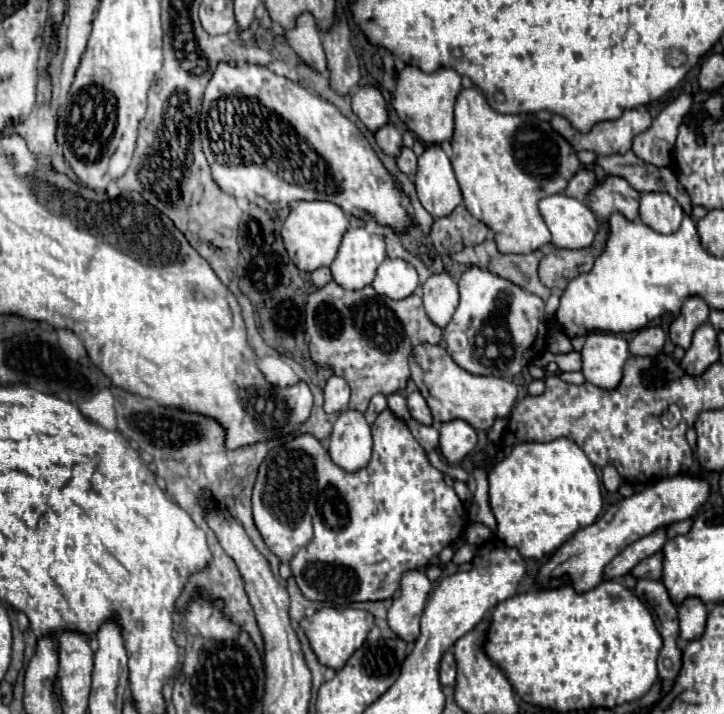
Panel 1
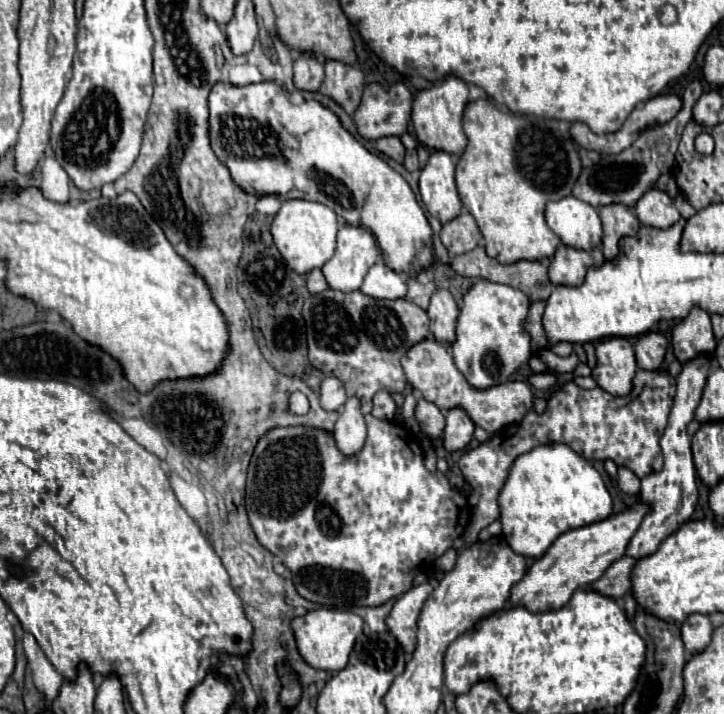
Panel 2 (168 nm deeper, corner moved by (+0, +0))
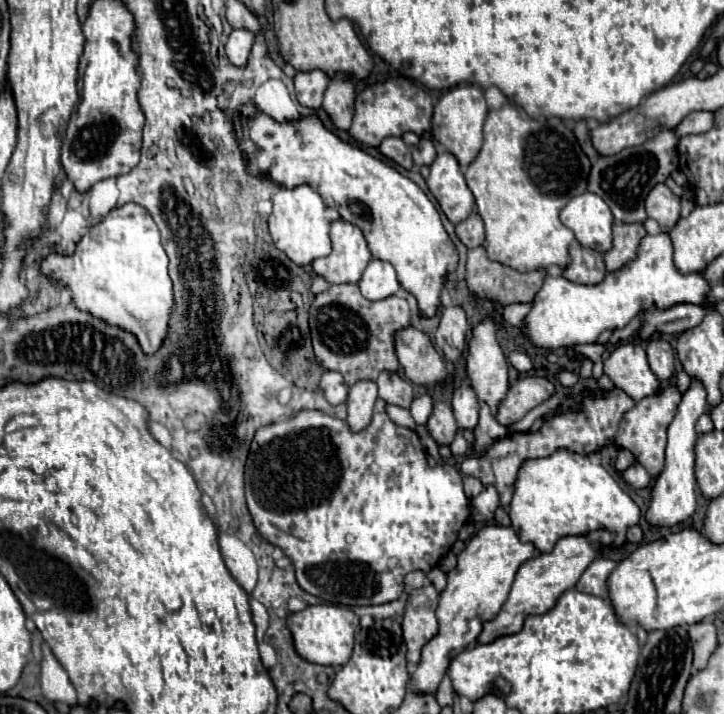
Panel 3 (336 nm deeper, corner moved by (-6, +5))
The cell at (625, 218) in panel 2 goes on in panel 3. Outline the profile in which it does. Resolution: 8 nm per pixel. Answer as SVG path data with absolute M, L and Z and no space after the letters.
M614 223L614 247L604 255L608 273L622 269L626 263L636 259L640 241L646 237L644 225L622 225Z

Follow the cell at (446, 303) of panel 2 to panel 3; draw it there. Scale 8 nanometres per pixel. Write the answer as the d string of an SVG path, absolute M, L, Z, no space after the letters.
M460 307L444 309L436 331L436 345L442 349L446 361L456 363L462 357L466 349L466 337L468 337L468 323L464 311Z

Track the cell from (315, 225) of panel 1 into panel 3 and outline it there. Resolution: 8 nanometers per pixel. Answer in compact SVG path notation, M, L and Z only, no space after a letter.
M298 185L292 189L280 187L272 197L272 213L268 217L268 229L276 249L288 255L296 265L310 265L318 257L326 257L330 253L330 221L324 217L326 205L322 197L308 185Z

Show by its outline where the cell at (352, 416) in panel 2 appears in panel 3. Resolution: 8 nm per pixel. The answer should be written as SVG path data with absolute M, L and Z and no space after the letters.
M356 381L350 387L346 405L348 405L348 425L354 431L362 431L370 419L372 419L372 409L378 399L378 389L374 381Z

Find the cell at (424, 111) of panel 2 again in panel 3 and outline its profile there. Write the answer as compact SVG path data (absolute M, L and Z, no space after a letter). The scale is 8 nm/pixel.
M458 85L446 91L436 107L434 107L434 117L432 117L432 133L438 143L442 143L460 163L460 167L468 167L474 157L478 155L482 147L482 125L486 121L488 107L484 101L484 93L476 85Z

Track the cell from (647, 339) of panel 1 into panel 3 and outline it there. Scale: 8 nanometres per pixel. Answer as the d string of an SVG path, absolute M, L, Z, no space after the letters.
M652 339L646 347L650 369L660 381L668 381L674 375L674 351L668 341Z

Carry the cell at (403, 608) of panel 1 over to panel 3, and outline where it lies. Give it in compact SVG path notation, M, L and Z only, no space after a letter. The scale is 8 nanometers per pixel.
M432 583L414 589L408 595L402 631L404 643L408 647L406 659L410 665L416 665L420 661L422 647L438 633L436 607L438 607L438 591L434 589Z

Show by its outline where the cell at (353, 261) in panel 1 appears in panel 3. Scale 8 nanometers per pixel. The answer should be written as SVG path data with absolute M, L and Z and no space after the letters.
M342 219L330 223L332 253L312 261L312 271L328 283L358 283L372 253L356 225Z

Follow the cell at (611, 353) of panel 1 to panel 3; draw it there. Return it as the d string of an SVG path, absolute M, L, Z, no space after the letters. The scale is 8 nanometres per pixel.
M620 345L604 361L604 373L612 383L634 401L650 397L658 391L660 381L648 367L646 351L640 345Z

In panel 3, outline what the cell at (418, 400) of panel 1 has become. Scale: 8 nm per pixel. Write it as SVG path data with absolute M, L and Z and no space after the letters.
M436 401L434 413L430 415L426 427L428 427L428 433L432 435L432 439L438 445L450 445L454 441L456 431L458 431L458 425L456 425L452 409L442 401Z

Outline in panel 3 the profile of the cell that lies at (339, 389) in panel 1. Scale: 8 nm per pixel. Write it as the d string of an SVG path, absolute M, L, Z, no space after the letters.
M326 371L326 373L322 375L322 379L320 379L320 387L322 387L326 399L328 399L332 405L344 403L346 397L348 397L348 389L350 389L350 387L346 385L344 377L342 377L340 373L336 373L336 371Z

